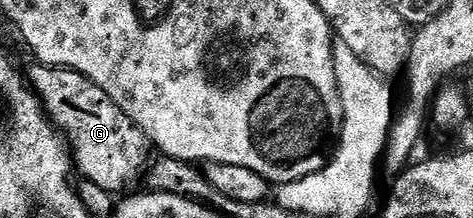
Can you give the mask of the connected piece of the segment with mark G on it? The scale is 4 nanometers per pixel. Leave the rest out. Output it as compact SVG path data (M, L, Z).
M39 62L33 65L26 72L28 87L40 99L48 119L62 133L80 176L111 194L135 189L135 184L139 180L141 183L149 167L151 152L154 152L148 135L120 109L106 90L102 90L102 86L90 82L90 78L69 68L52 68Z

